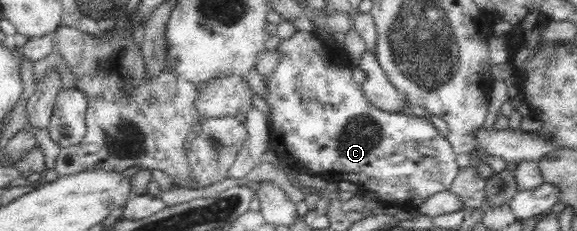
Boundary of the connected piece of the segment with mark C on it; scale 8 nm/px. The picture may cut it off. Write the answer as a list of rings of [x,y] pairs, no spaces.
[[[294,32],[290,38],[286,38],[286,41],[278,42],[278,62],[274,66],[274,70],[270,74],[263,76],[265,85],[265,92],[262,100],[266,102],[268,106],[268,124],[271,128],[271,136],[269,139],[269,146],[279,156],[279,160],[286,164],[288,167],[303,171],[308,174],[320,174],[324,176],[326,180],[334,180],[334,182],[340,182],[340,180],[346,180],[346,182],[352,182],[357,184],[358,193],[363,194],[368,192],[374,192],[378,194],[380,200],[384,202],[394,202],[394,204],[412,204],[412,206],[418,206],[423,203],[428,197],[433,194],[449,190],[450,185],[453,183],[454,178],[458,174],[459,167],[456,163],[456,154],[452,145],[450,144],[450,137],[440,134],[440,132],[434,127],[427,117],[409,116],[401,114],[399,112],[387,112],[379,110],[376,106],[368,103],[362,95],[360,86],[353,81],[351,73],[351,67],[344,66],[342,62],[338,62],[336,58],[332,58],[329,54],[329,50],[326,48],[326,44],[320,39],[318,34],[311,34],[312,32]]]

